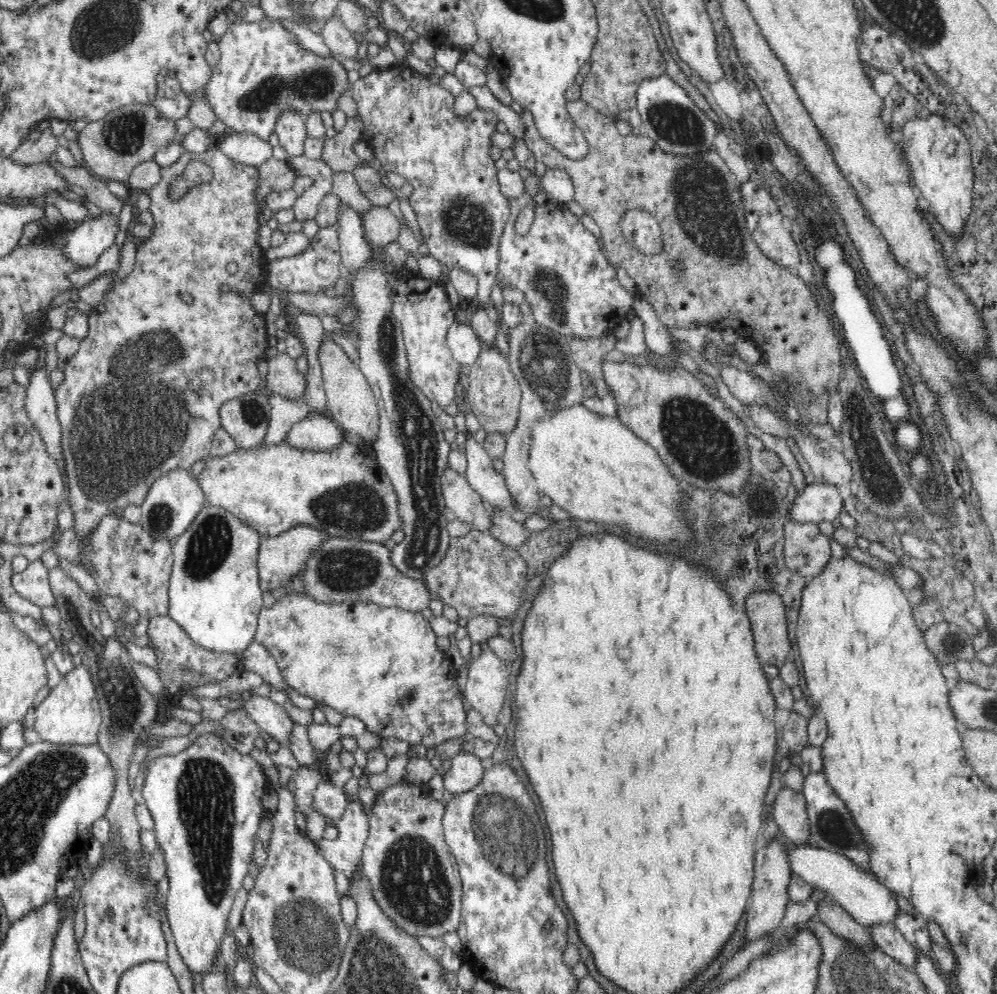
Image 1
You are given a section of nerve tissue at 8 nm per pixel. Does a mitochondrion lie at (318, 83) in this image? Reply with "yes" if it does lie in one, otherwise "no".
yes

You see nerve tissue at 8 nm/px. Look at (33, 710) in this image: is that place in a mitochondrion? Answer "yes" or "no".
no

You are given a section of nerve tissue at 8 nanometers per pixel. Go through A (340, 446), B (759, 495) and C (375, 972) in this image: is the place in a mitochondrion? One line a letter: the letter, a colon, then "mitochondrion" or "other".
A: other
B: mitochondrion
C: mitochondrion

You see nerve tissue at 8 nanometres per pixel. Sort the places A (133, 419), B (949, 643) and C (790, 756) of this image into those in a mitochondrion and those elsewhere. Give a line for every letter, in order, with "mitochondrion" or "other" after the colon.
A: mitochondrion
B: mitochondrion
C: other

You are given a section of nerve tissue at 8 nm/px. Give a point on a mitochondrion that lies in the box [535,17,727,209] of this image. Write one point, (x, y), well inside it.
(682, 128)

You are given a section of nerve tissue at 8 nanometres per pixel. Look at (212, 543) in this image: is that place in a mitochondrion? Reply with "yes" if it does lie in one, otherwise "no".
yes

